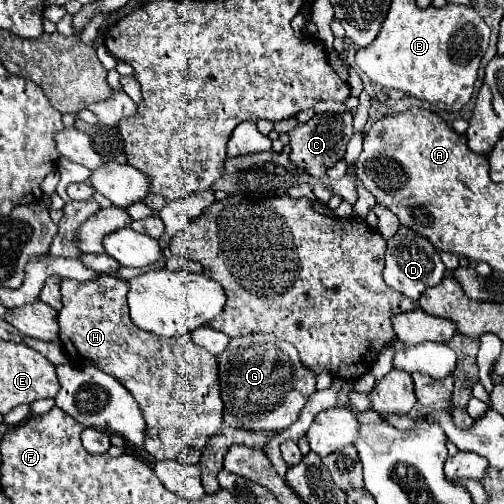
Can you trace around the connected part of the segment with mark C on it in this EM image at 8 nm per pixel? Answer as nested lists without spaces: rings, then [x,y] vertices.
[[[350,110],[314,114],[314,118],[310,122],[298,124],[290,132],[290,148],[292,148],[290,158],[294,164],[304,168],[310,176],[322,178],[322,176],[326,176],[326,170],[334,162],[338,162],[338,158],[344,156],[352,134],[354,134],[354,126],[352,126],[352,112]]]

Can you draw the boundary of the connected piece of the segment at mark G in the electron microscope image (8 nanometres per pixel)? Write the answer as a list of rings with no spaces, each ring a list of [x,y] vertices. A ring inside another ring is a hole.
[[[250,334],[244,338],[230,338],[228,350],[218,358],[218,378],[224,398],[224,424],[246,430],[284,430],[296,422],[308,398],[316,392],[316,376],[302,366],[298,350],[286,340],[272,334]]]

